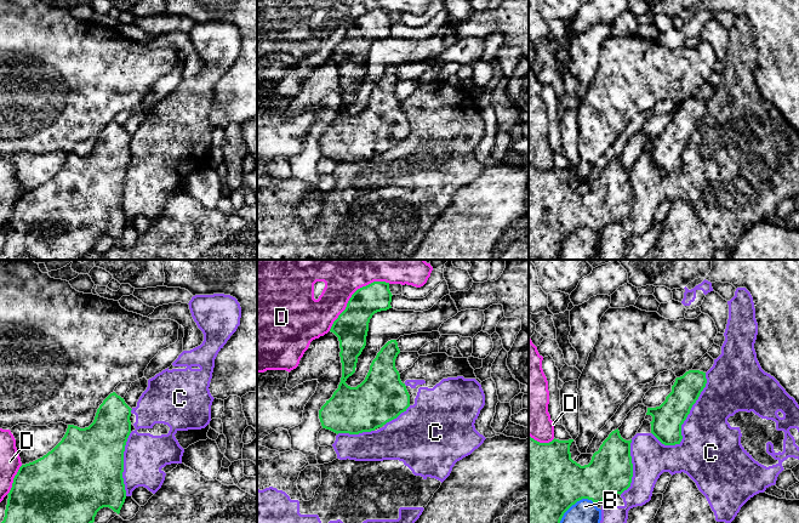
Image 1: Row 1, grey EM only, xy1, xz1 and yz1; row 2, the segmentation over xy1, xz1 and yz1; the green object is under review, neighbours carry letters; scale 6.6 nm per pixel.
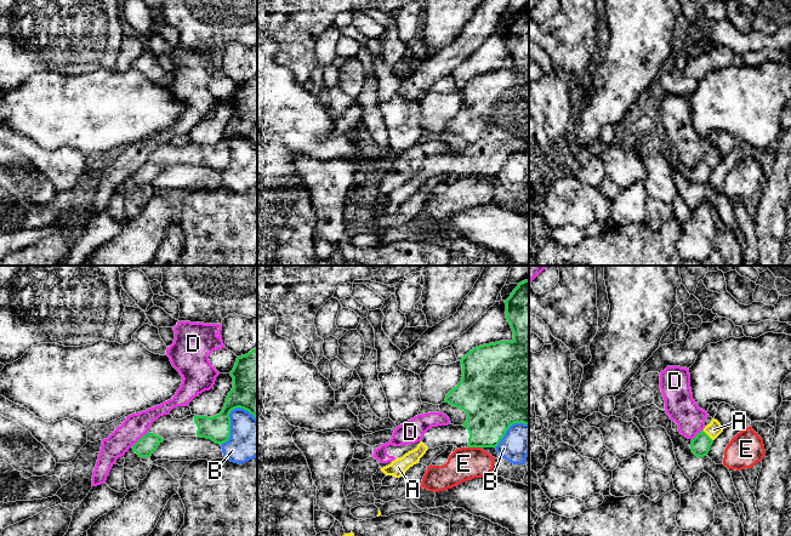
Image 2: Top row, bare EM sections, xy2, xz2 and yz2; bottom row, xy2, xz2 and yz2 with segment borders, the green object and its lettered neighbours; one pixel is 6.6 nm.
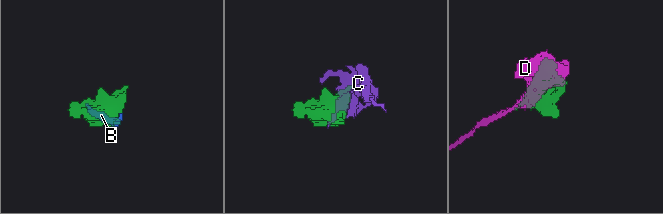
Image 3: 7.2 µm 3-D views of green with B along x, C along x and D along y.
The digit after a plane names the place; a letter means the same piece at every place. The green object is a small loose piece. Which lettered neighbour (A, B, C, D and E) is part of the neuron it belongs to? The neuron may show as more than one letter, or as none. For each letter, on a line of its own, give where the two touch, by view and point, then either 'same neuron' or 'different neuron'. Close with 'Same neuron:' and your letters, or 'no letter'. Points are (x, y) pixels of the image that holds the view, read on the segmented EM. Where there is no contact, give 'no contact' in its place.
A: yz2 (707, 435) | same neuron
B: xy2 (229, 417) | different neuron
C: yz1 (686, 416) | different neuron
D: xz1 (353, 294) | different neuron
E: xz2 (474, 446) | different neuron
Same neuron: A

